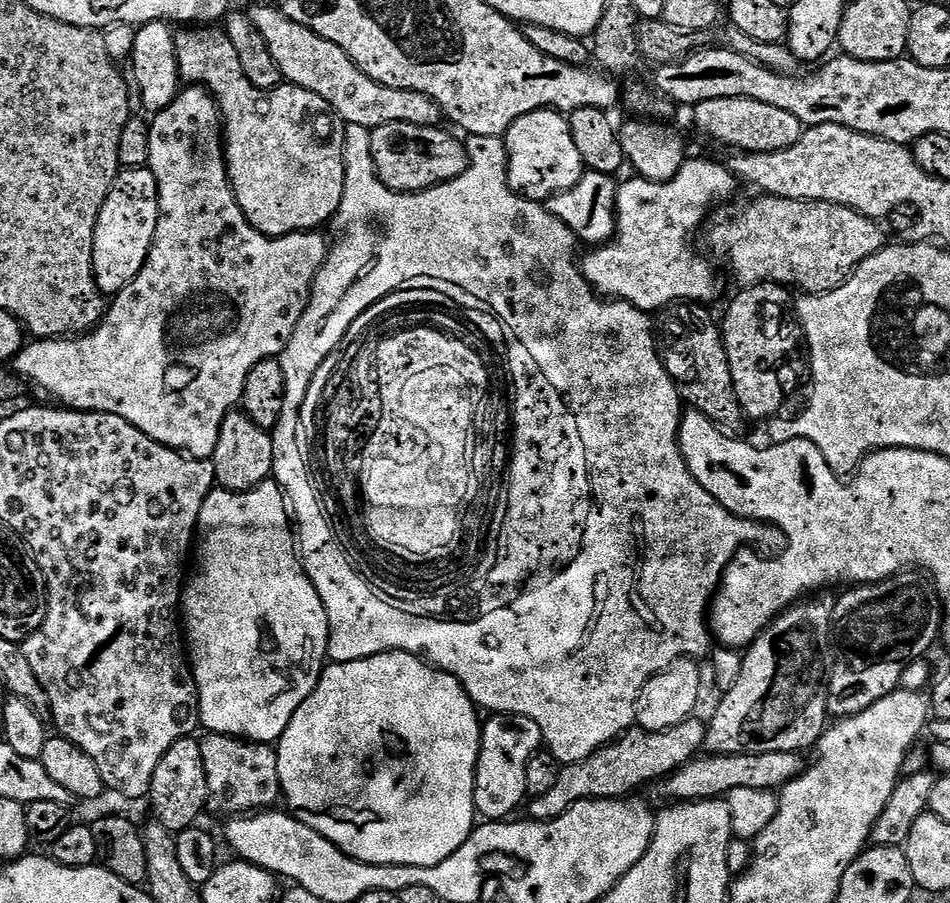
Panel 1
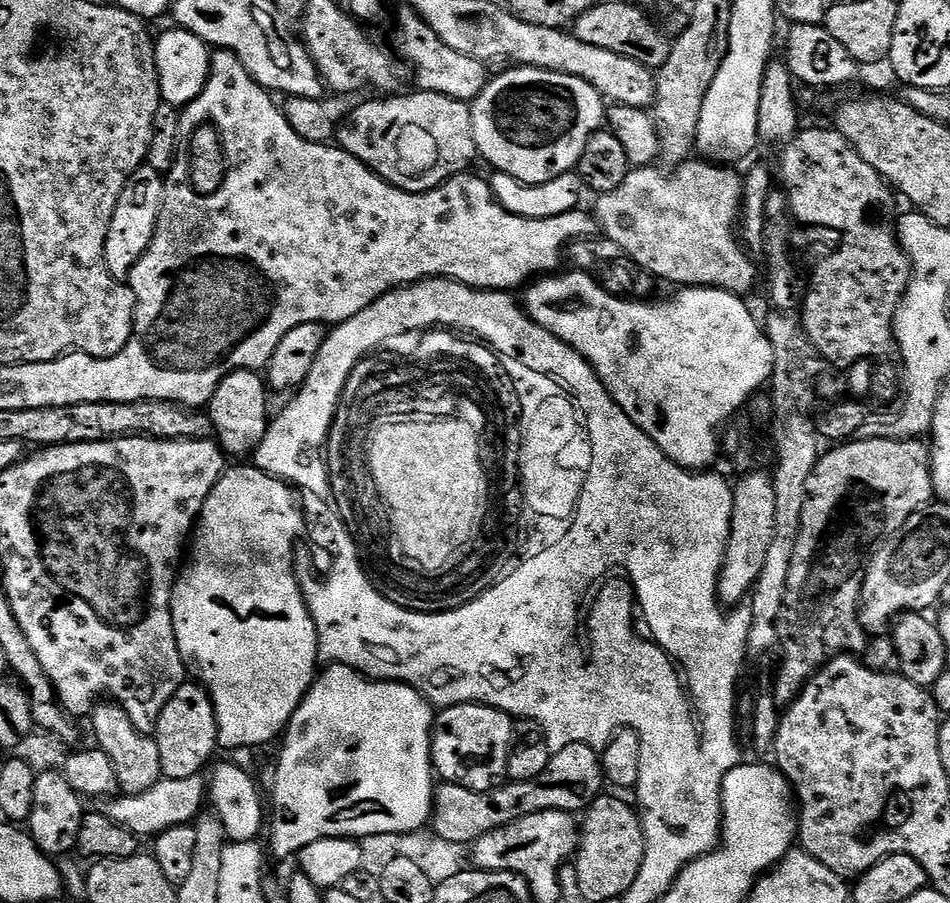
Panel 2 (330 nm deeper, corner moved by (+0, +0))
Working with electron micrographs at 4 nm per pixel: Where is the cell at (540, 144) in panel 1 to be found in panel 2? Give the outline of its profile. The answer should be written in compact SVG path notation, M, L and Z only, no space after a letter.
M523 66L509 69L501 76L493 75L482 94L471 101L477 153L485 156L495 171L510 174L524 184L550 182L573 171L586 142L605 123L604 97L590 82L570 74Z

